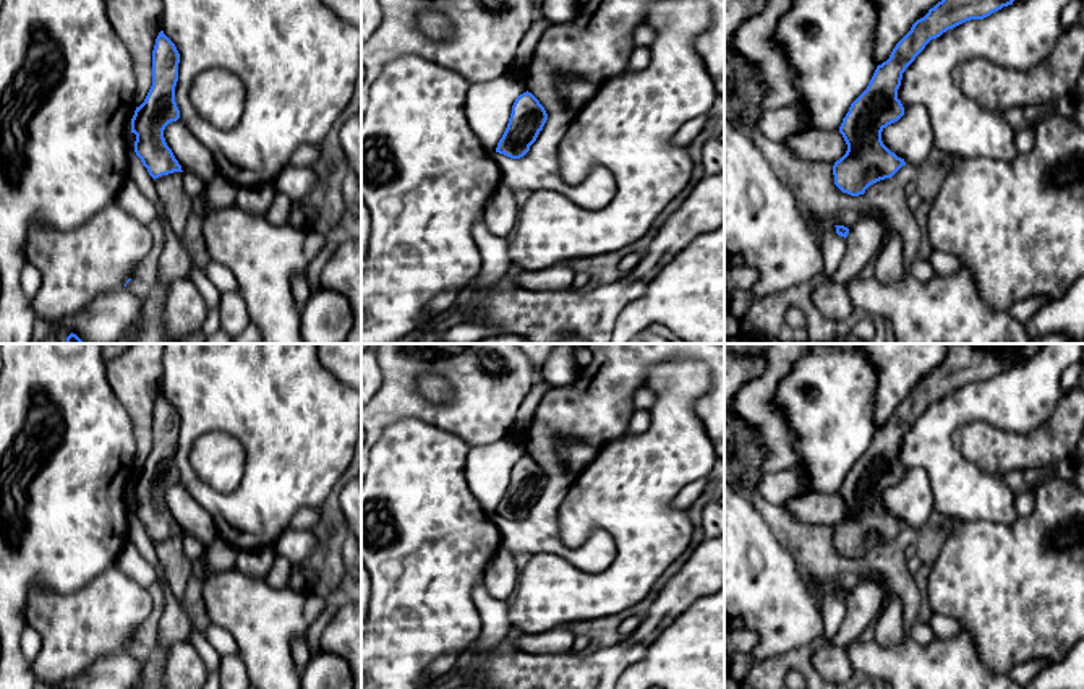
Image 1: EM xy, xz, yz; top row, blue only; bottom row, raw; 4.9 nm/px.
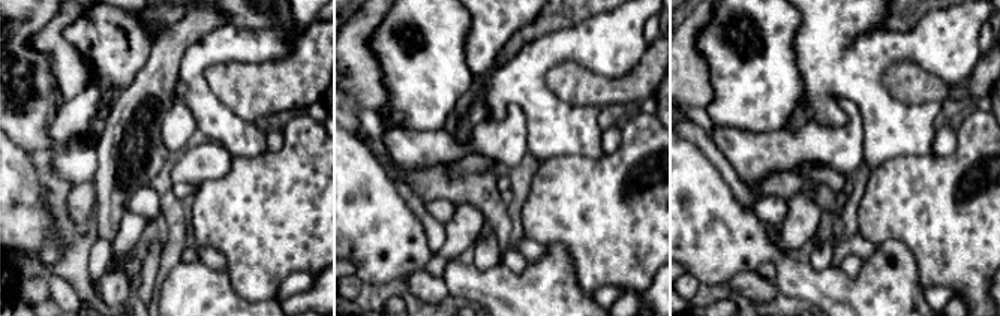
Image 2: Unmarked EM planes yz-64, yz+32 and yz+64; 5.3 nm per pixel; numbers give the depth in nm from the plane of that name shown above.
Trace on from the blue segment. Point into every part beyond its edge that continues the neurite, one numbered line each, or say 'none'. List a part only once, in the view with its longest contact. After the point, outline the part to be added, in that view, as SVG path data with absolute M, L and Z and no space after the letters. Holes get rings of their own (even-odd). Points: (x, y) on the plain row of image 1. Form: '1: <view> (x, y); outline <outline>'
none

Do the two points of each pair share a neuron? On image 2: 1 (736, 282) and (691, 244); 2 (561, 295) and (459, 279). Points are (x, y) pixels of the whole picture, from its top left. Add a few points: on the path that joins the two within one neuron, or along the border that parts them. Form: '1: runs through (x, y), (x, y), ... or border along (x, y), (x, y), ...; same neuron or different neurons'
1: border along (756, 270), (736, 273), (724, 282); different neurons
2: runs through (535, 295), (504, 295), (498, 289), (485, 288); same neuron

